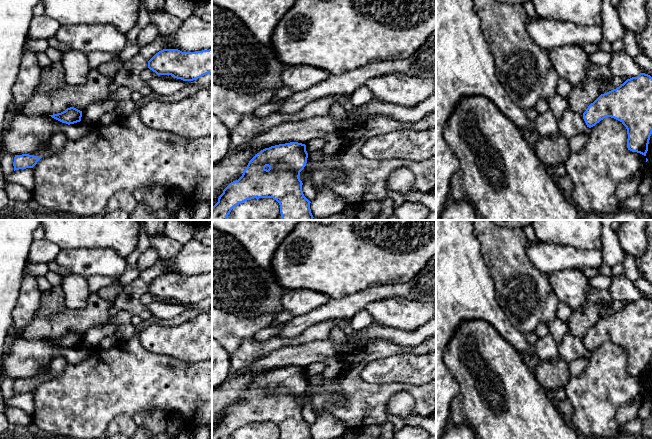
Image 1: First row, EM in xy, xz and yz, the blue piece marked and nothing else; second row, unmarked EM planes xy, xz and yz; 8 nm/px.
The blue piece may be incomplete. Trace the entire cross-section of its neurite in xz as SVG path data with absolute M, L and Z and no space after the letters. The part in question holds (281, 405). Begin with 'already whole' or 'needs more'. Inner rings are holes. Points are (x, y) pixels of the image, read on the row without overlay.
already whole; M298 366L261 374L242 400L223 414L212 439L229 439L234 431L254 422L273 422L280 429L281 439L312 439L311 426L304 420L299 402L307 382L306 369Z

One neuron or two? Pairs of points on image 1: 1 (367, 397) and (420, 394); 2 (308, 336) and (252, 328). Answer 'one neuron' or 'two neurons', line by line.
1: one neuron
2: two neurons

